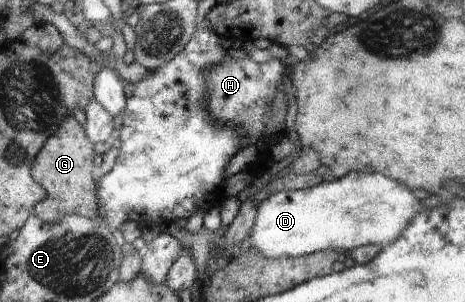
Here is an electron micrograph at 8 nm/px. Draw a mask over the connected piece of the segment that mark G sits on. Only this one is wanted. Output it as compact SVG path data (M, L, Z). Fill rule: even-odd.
M69 116L59 133L54 133L38 156L34 178L48 189L49 196L39 201L35 214L47 223L57 223L70 214L100 218L99 186L93 177L95 156L94 142L87 135L86 126L81 125L74 116Z

